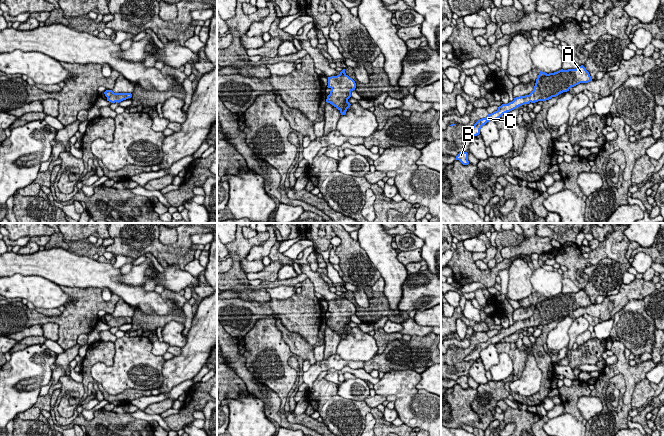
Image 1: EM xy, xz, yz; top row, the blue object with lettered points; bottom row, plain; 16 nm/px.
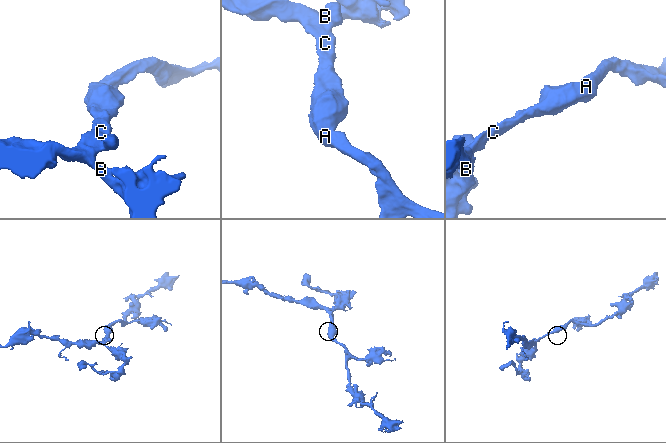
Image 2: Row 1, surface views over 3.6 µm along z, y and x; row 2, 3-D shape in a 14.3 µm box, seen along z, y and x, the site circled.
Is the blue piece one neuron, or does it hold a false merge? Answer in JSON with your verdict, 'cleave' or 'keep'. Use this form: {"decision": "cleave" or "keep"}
{"decision": "keep"}

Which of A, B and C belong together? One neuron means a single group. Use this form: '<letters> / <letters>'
A B C

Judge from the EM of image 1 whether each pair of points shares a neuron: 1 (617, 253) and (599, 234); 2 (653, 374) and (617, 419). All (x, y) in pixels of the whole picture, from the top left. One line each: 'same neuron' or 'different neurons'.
1: different neurons
2: different neurons

